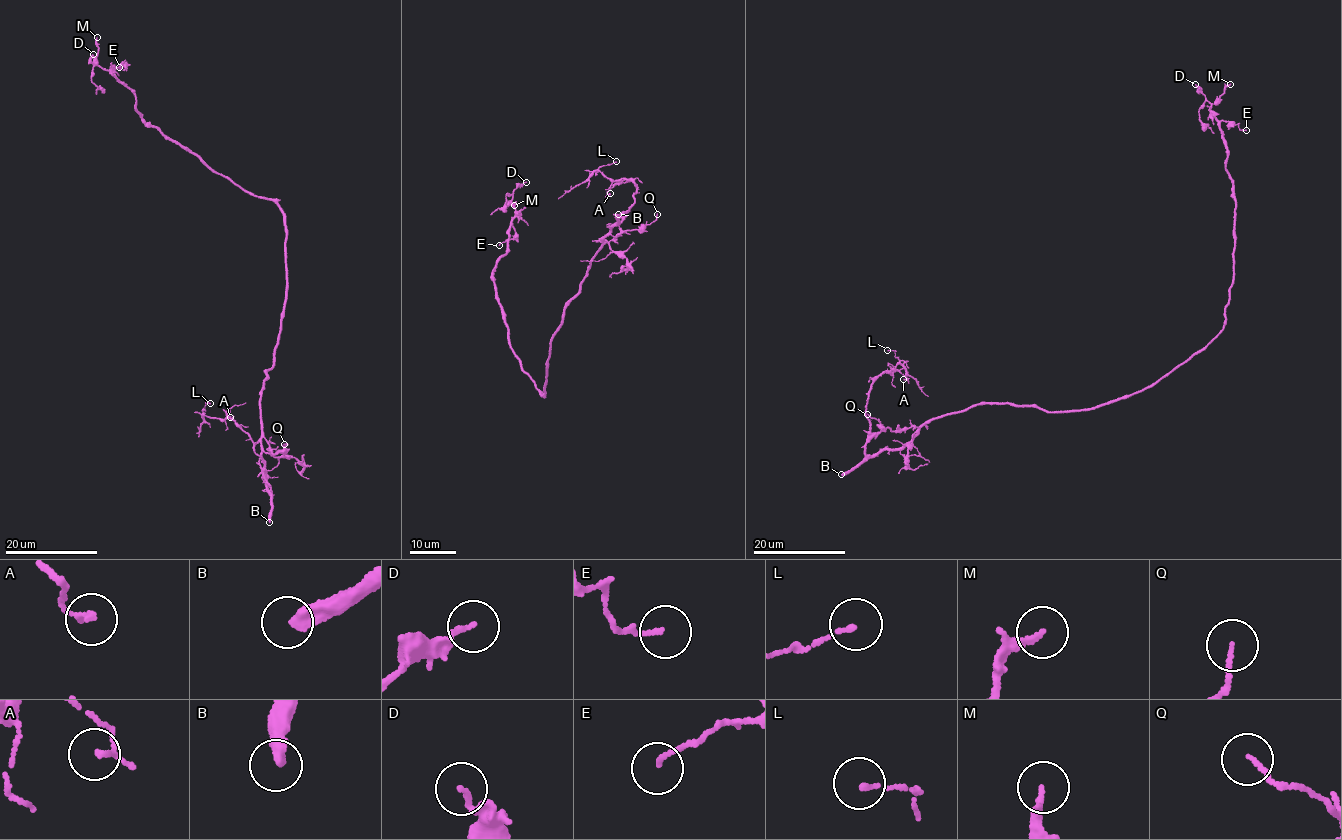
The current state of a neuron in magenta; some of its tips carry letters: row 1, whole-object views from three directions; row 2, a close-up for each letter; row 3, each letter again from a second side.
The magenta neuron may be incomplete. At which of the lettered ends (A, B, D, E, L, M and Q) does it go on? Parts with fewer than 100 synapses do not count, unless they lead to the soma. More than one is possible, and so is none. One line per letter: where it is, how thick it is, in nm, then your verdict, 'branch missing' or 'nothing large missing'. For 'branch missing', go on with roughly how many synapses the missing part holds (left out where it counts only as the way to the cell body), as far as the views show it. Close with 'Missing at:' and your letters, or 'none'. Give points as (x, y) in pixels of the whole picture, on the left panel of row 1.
A: at (230, 417); 110 nm thick; nothing large missing
B: at (269, 522); 380 nm thick; branch missing; about 250 synapses
D: at (93, 54); 140 nm thick; nothing large missing
E: at (119, 67); 120 nm thick; nothing large missing
L: at (210, 403); 120 nm thick; nothing large missing
M: at (97, 37); 130 nm thick; nothing large missing
Q: at (284, 444); 100 nm thick; nothing large missing
Missing at: B

